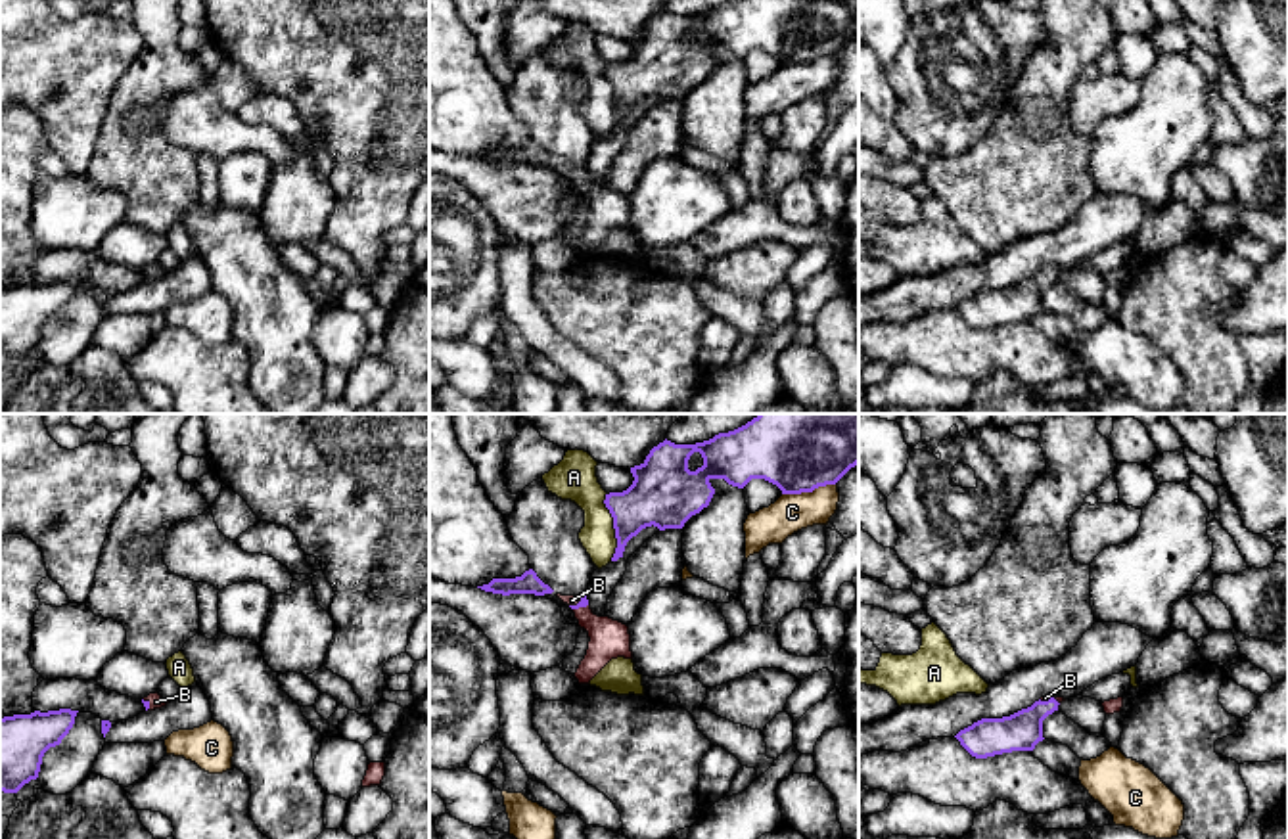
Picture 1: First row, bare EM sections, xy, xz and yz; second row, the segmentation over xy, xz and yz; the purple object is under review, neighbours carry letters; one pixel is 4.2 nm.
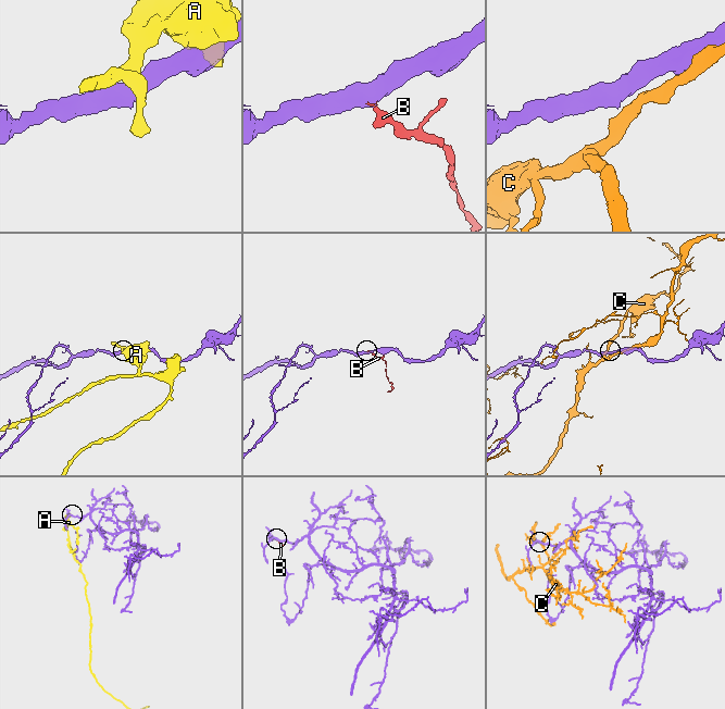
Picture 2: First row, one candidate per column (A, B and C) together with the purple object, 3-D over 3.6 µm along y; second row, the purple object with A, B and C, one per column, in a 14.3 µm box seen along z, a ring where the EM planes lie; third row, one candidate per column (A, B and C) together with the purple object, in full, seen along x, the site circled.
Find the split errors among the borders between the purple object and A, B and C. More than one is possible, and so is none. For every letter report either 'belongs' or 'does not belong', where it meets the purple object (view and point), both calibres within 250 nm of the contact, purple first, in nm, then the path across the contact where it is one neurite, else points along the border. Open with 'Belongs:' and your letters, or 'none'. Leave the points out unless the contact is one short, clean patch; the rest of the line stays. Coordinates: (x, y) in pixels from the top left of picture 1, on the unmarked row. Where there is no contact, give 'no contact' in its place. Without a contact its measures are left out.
Belongs: B
A: does not belong; meets purple in xz at (614, 98); 280 nm thick on the purple side, 170 nm on the other
B: belongs; meets purple in xz at (579, 173); 40 nm thick on the purple side, 50 nm on the other; runs through xz (583, 173), (579, 173), (572, 171)
C: does not belong; meets purple in xz at (807, 62); 280 nm thick on the purple side, 160 nm on the other

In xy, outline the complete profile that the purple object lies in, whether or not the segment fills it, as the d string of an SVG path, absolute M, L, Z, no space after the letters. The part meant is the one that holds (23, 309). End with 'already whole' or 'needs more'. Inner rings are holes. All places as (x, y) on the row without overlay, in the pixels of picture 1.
M59 280L0 289L0 362L17 364L38 349L44 324L61 314L77 283Z; already whole

